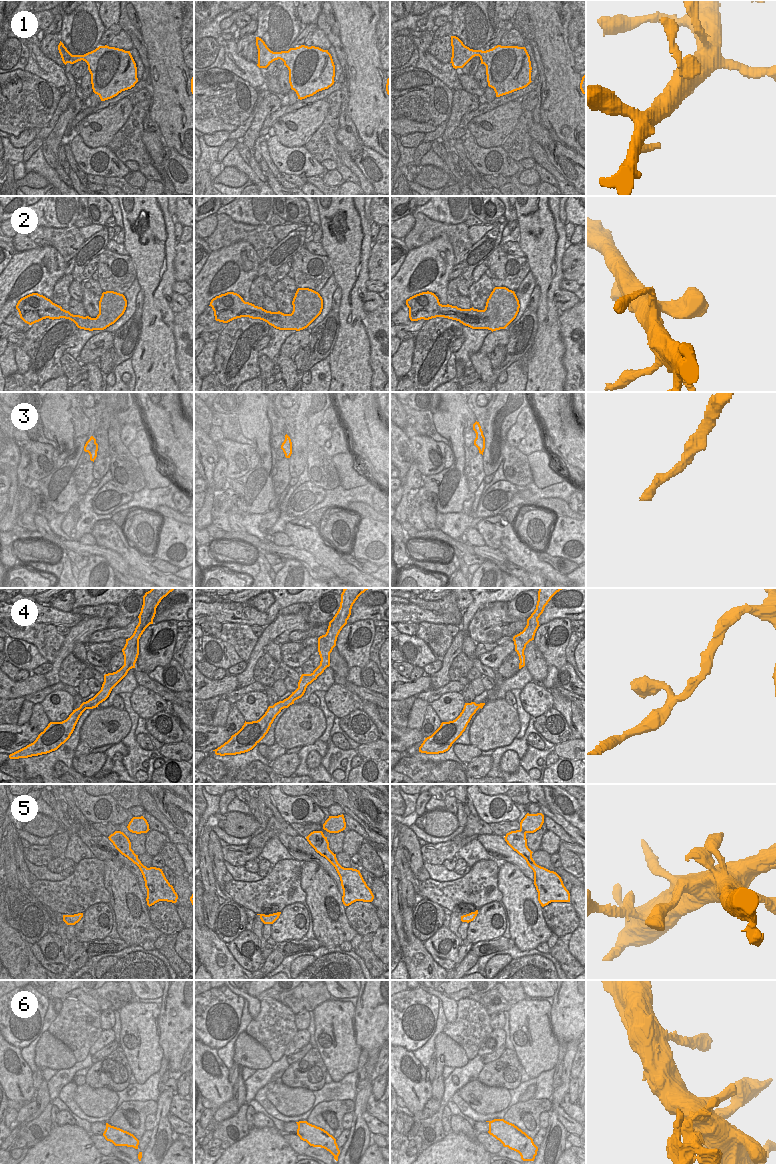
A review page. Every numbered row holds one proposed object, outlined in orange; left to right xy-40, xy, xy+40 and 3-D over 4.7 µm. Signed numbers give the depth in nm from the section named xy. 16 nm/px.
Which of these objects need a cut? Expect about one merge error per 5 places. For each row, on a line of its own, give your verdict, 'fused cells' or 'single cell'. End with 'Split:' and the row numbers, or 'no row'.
1: single cell
2: single cell
3: single cell
4: single cell
5: single cell
6: fused cells
Split: 6

